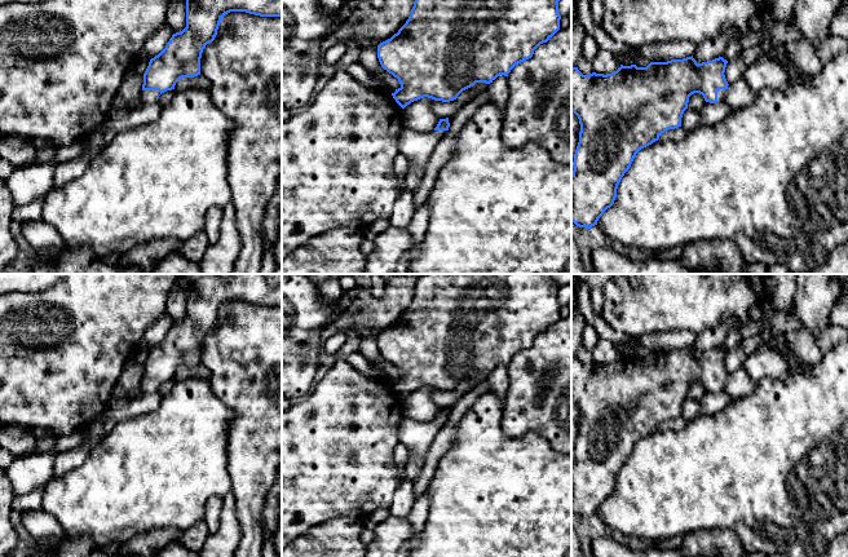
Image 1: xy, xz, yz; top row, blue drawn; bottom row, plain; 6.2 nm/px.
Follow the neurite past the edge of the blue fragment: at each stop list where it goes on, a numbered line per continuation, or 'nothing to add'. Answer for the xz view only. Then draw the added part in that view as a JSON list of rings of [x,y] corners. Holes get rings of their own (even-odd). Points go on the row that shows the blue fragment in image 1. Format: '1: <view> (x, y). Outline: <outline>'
1: xz (418, 147). Outline: [[[405,131],[398,140],[398,152],[408,160],[408,171],[405,178],[406,190],[415,193],[424,177],[428,160],[445,131],[415,133]]]

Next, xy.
1: xy (146, 96). Outline: [[[142,90],[141,101],[142,103],[151,103],[156,101],[156,97],[160,94],[159,90]]]

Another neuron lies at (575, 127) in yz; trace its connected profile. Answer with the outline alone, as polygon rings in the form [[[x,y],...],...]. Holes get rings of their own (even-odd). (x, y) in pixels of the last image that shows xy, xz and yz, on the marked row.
[[[571,111],[571,174],[574,171],[574,154],[579,142],[580,124],[578,116]]]

